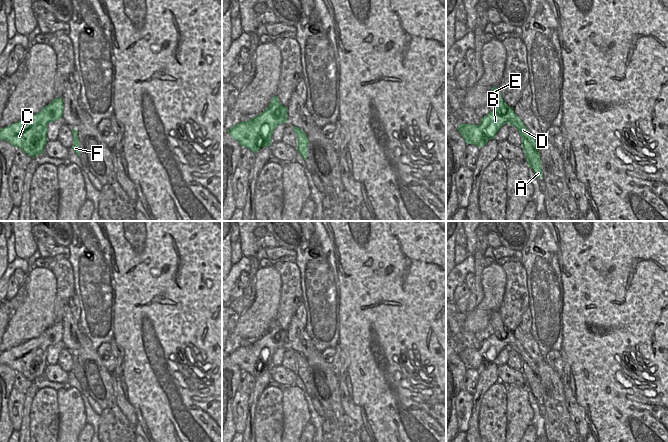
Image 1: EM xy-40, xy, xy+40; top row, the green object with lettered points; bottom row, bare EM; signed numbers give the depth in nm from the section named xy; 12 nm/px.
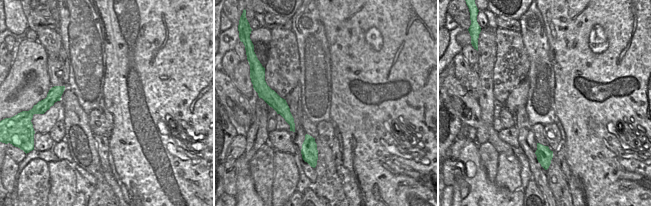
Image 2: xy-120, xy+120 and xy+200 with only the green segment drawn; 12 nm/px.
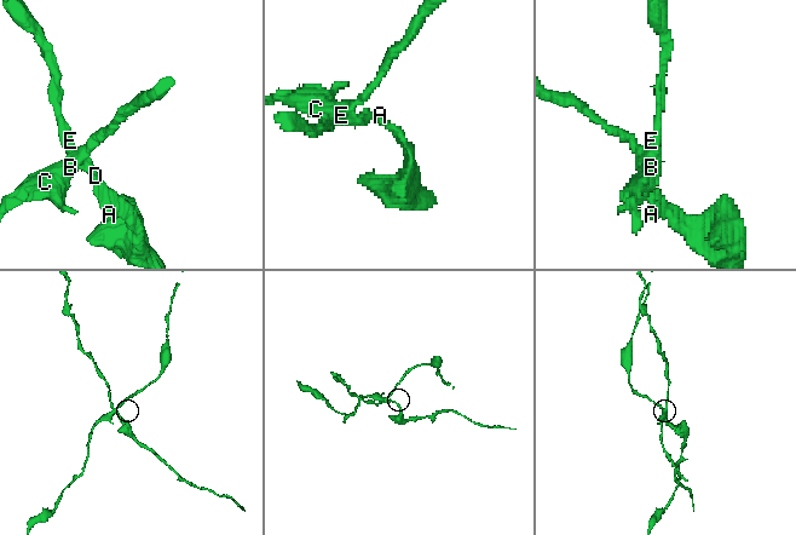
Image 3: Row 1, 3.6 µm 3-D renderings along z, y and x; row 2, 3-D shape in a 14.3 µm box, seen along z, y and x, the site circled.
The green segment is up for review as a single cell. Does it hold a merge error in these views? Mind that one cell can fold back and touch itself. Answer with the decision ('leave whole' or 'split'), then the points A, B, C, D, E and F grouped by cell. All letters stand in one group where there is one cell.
split; groups A D E F / B C

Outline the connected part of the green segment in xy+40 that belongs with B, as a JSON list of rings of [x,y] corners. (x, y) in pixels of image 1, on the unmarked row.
[[[493,332],[481,343],[481,346],[477,350],[473,348],[460,348],[458,356],[467,369],[473,368],[481,372],[488,364],[495,363],[498,354],[505,347],[508,347],[508,343],[504,339],[500,339]]]

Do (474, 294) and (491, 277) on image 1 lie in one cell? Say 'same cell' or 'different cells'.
different cells

